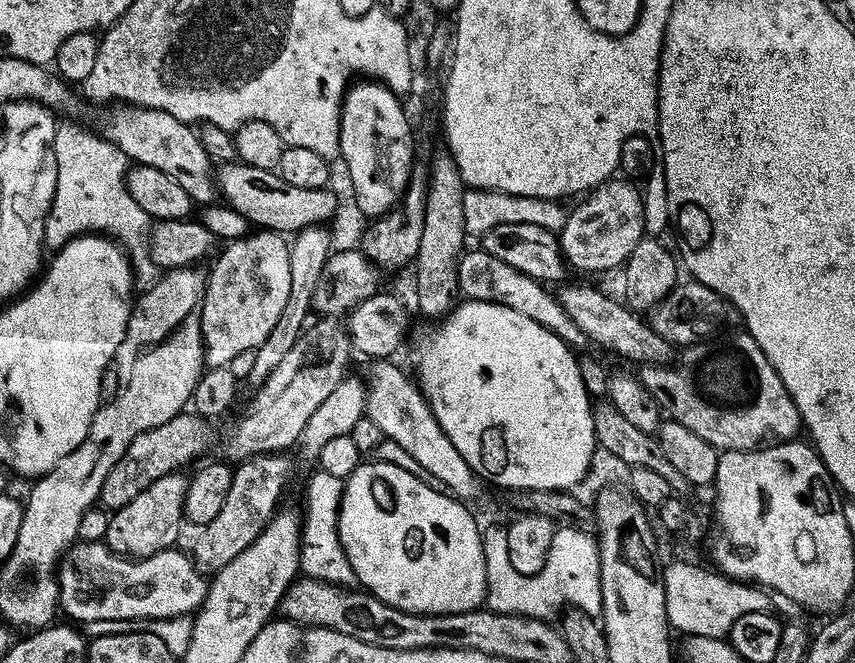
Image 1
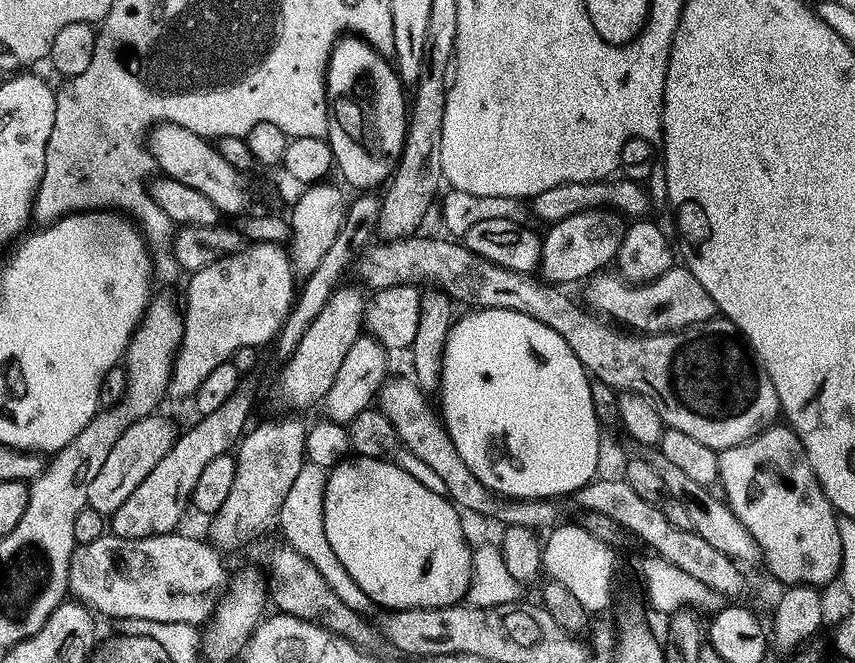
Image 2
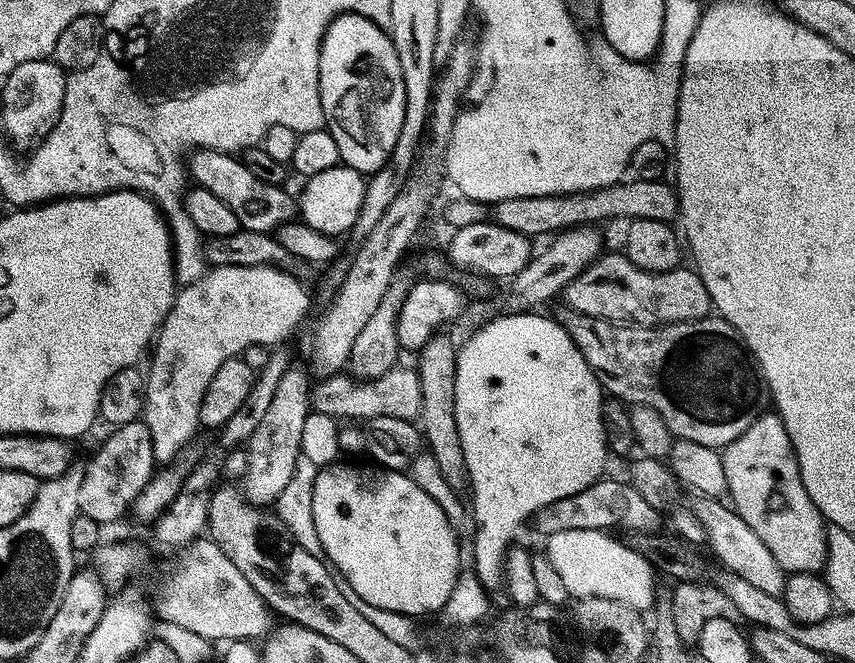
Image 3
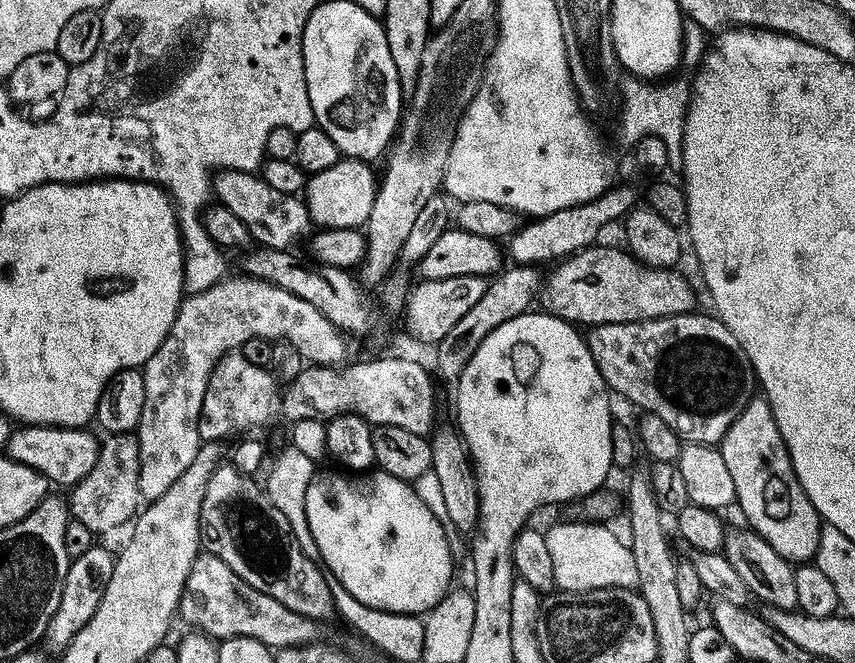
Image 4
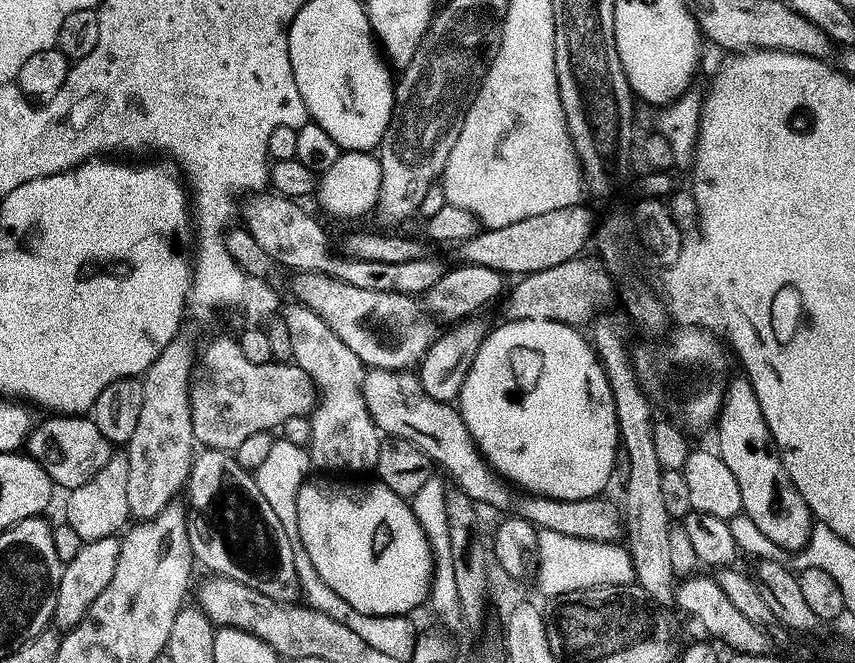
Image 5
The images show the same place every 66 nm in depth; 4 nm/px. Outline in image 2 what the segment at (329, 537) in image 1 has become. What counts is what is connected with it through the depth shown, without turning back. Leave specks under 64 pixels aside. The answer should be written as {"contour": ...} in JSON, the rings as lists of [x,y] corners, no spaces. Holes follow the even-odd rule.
{"contour":[[[305,463],[299,472],[299,477],[295,479],[295,491],[287,495],[280,518],[278,521],[279,531],[282,530],[283,541],[291,546],[296,553],[302,554],[318,570],[327,584],[339,596],[339,600],[346,602],[348,606],[361,614],[367,613],[366,610],[373,609],[372,600],[369,596],[350,578],[349,572],[340,562],[337,555],[331,550],[329,543],[326,542],[324,534],[324,482],[326,479],[325,471],[314,463]]]}

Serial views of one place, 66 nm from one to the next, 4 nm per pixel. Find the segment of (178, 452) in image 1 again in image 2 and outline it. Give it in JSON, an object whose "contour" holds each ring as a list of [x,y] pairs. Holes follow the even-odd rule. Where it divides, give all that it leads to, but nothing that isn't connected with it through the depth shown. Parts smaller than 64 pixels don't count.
{"contour":[[[160,414],[143,416],[141,420],[131,424],[118,438],[118,442],[114,442],[114,450],[110,450],[102,470],[98,470],[94,482],[90,482],[87,507],[98,510],[106,518],[111,517],[112,513],[127,502],[135,487],[150,474],[154,466],[161,462],[177,439],[178,433],[172,429],[171,422],[163,420]]]}

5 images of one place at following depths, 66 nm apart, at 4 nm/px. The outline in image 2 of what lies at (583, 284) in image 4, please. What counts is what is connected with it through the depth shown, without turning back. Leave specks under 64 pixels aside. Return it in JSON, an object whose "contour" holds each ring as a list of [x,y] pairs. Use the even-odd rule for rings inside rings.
{"contour":[[[673,266],[647,284],[629,284],[615,271],[604,270],[591,277],[583,288],[583,303],[589,309],[605,317],[613,316],[608,318],[621,320],[616,322],[640,334],[683,333],[684,328],[704,324],[711,316],[717,315],[716,303],[710,294],[706,294],[706,286],[702,286],[702,282],[698,282],[698,278],[694,278],[694,274],[684,266]]]}

